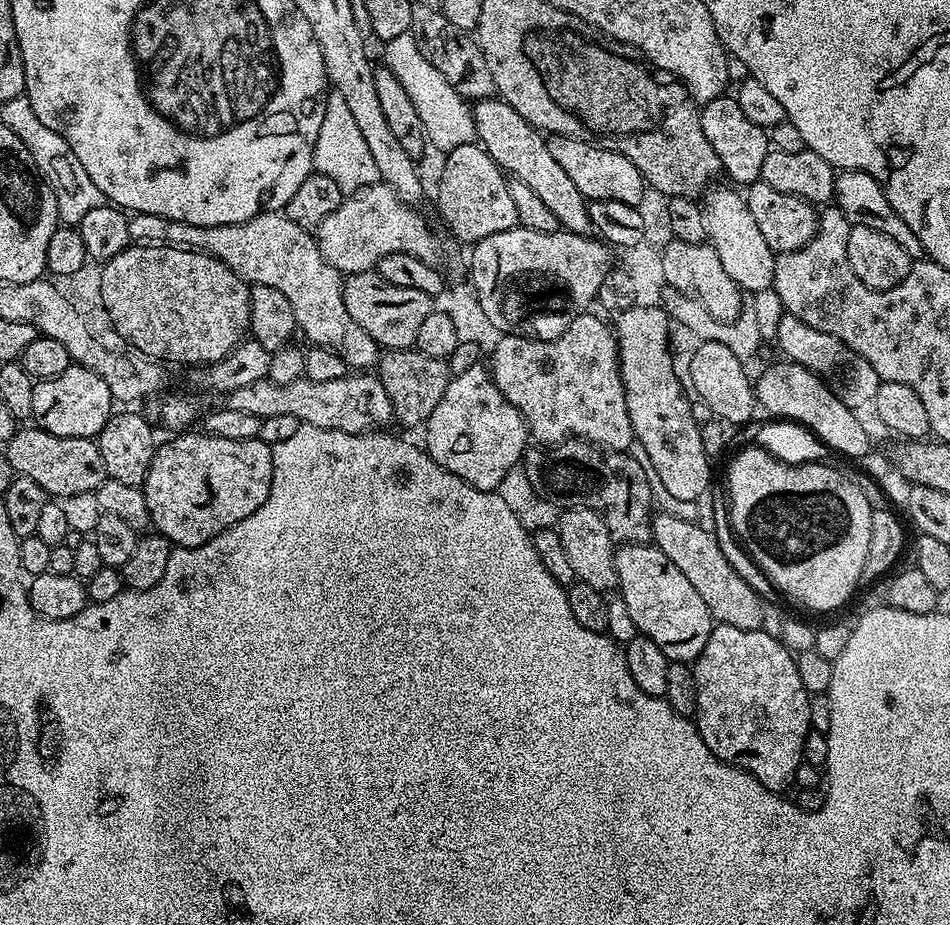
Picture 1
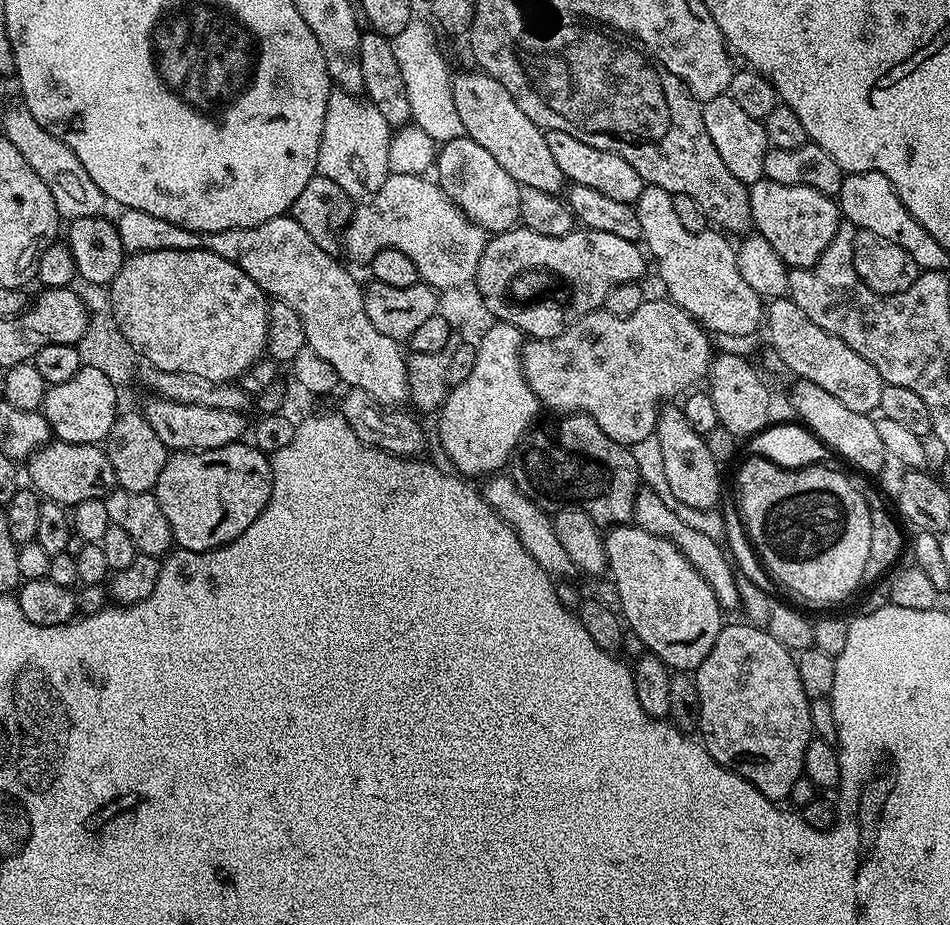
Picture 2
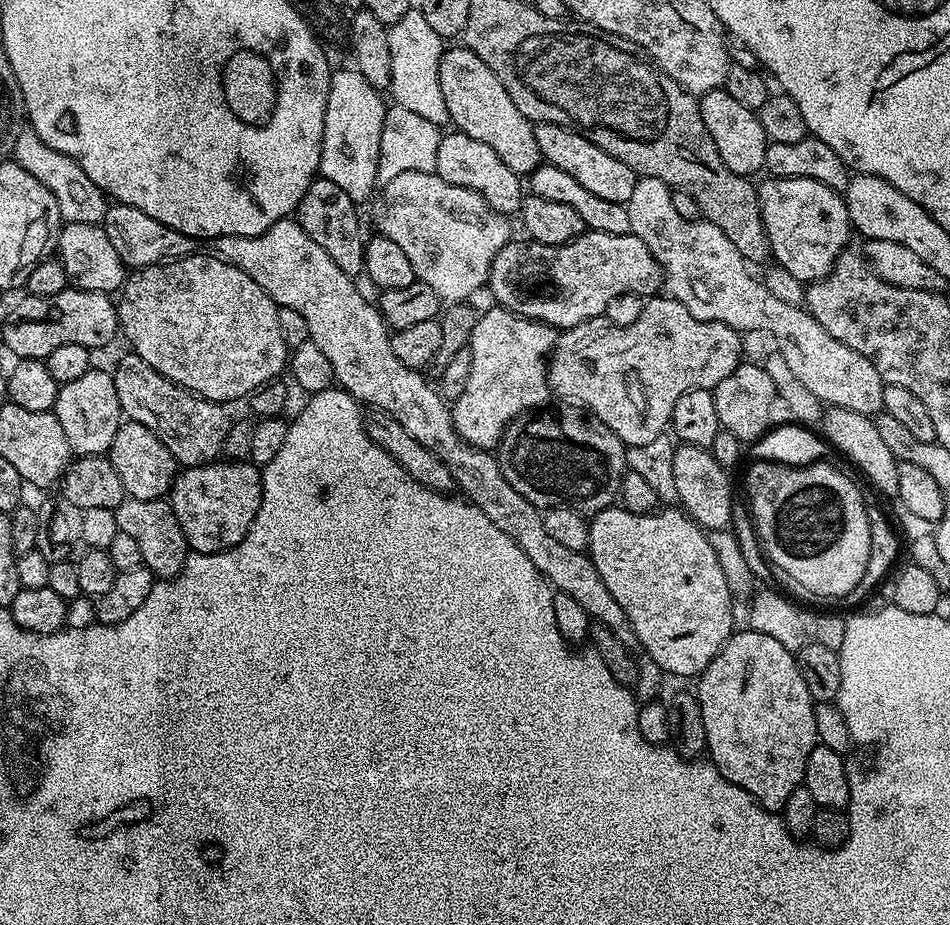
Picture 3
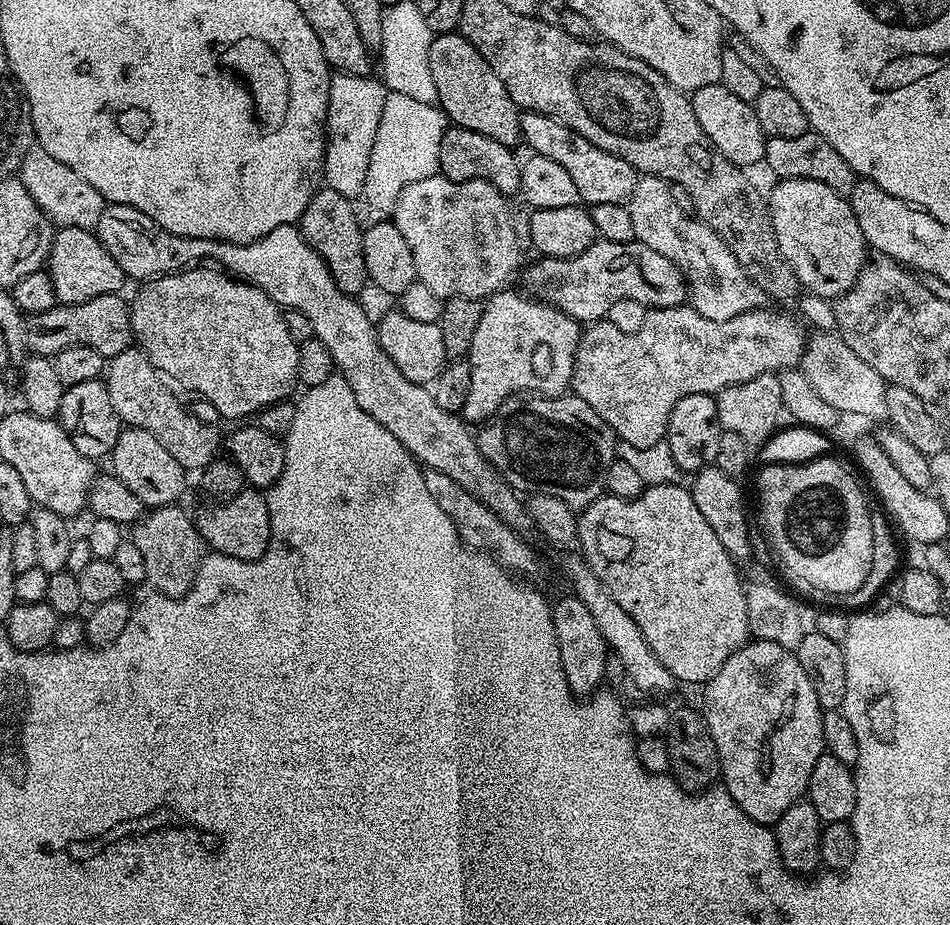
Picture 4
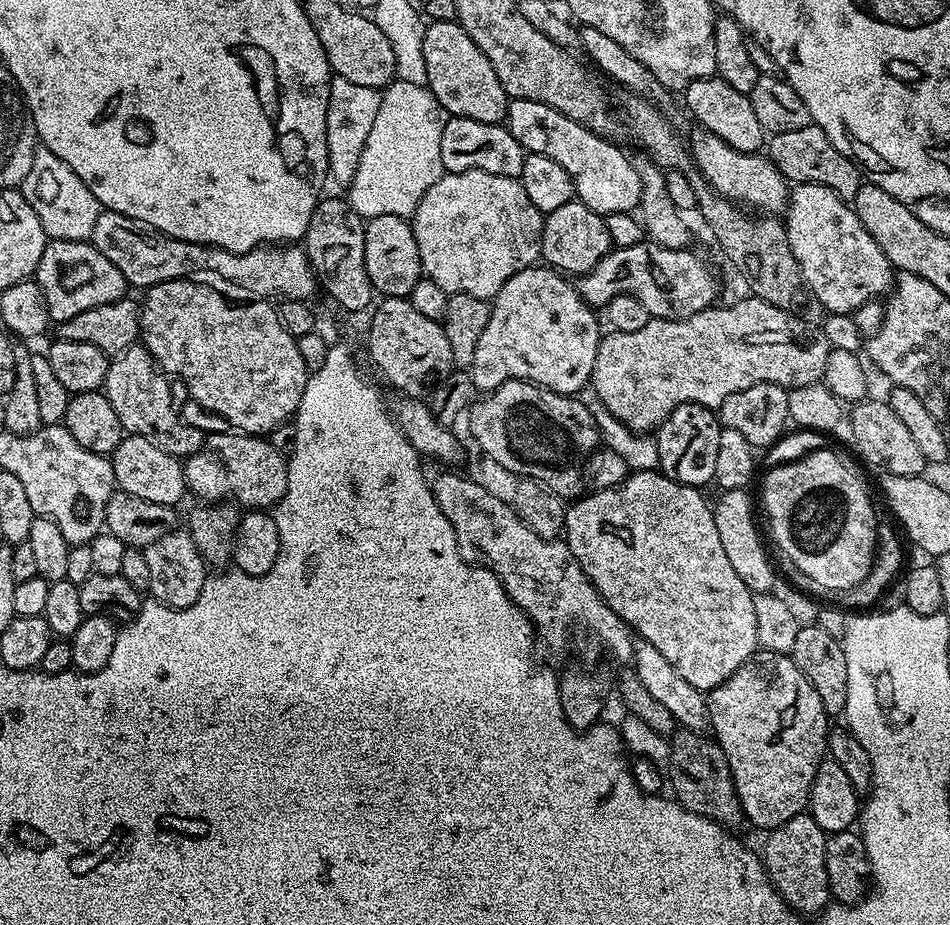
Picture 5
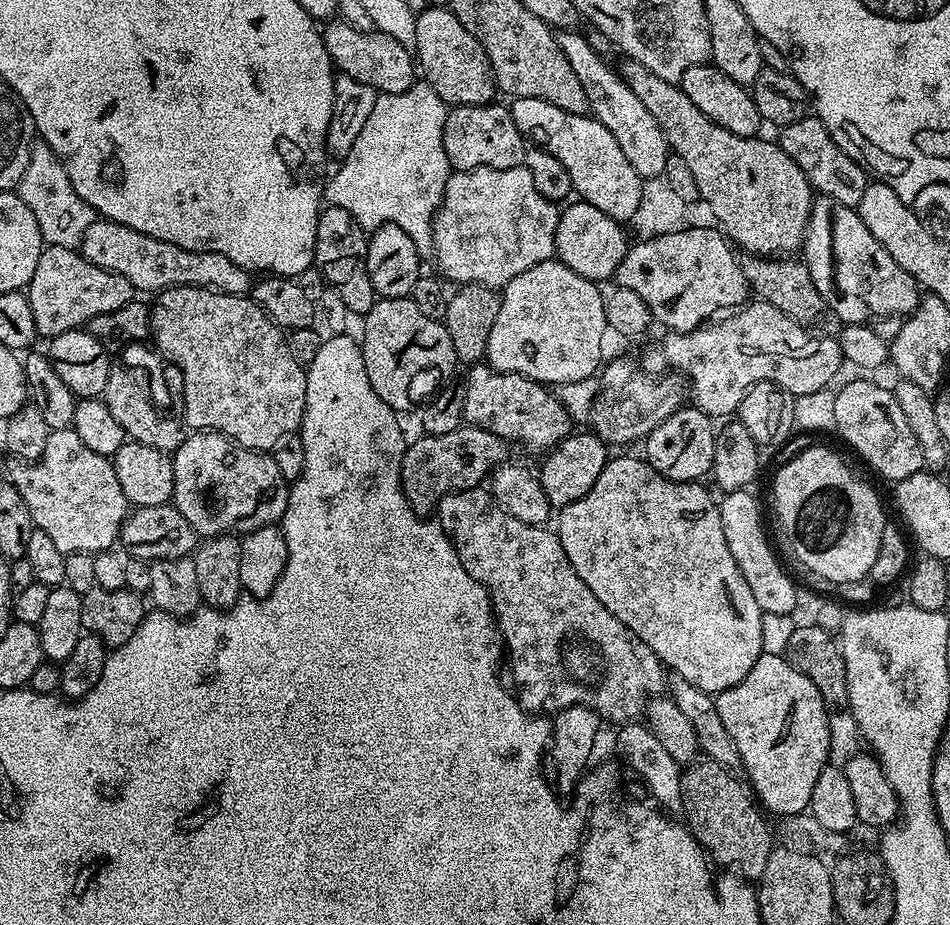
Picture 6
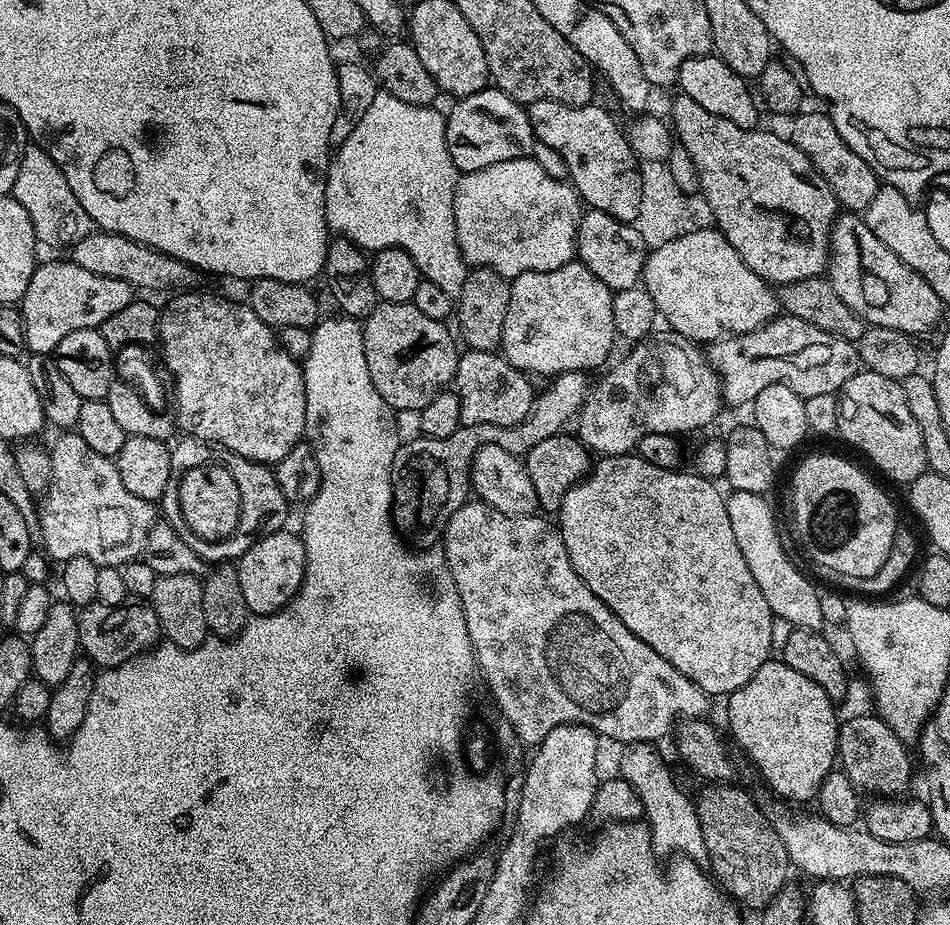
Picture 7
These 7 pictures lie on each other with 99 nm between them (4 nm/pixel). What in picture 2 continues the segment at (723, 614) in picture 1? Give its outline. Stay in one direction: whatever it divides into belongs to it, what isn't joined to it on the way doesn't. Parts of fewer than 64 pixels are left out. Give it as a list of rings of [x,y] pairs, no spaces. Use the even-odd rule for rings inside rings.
[[[645,486],[637,489],[631,523],[650,534],[658,534],[669,540],[674,546],[678,546],[678,550],[687,558],[690,566],[694,566],[694,570],[698,570],[698,574],[702,574],[702,578],[706,578],[706,582],[710,582],[710,590],[714,590],[714,598],[718,598],[721,609],[734,608],[736,610],[740,608],[738,574],[732,570],[731,562],[728,561],[727,556],[720,549],[722,547],[721,543],[709,538],[707,534],[702,534],[701,531],[694,530],[693,527],[686,526],[658,498],[658,495],[654,494],[654,490]]]

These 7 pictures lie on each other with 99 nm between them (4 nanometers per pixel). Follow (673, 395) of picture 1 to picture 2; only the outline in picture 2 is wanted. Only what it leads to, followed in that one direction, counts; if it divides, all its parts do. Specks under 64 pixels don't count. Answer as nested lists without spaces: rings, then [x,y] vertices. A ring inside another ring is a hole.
[[[665,407],[661,411],[656,419],[654,435],[661,443],[666,479],[670,484],[671,493],[678,498],[678,502],[684,502],[692,507],[715,509],[720,500],[722,468],[714,462],[714,458],[710,458],[710,450],[706,446],[704,436],[691,428],[690,422],[679,407]]]

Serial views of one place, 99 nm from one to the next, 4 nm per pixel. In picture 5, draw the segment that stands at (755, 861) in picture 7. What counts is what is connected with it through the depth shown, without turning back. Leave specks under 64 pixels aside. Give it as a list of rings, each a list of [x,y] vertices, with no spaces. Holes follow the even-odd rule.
[[[677,731],[670,740],[666,776],[670,781],[670,792],[672,788],[671,795],[682,807],[689,808],[694,814],[709,816],[725,826],[741,823],[740,799],[730,774],[730,766],[726,762],[726,754],[722,754],[720,745],[711,735]]]

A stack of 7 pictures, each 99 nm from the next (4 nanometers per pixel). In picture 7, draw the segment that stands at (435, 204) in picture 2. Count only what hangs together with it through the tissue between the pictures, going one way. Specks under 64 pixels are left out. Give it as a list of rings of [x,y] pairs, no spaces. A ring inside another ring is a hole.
[[[527,156],[463,173],[453,192],[453,210],[457,246],[464,263],[473,269],[492,268],[511,282],[527,272],[558,270],[558,266],[573,263],[576,256],[576,227],[580,225],[582,201],[571,183],[550,178],[536,160]]]

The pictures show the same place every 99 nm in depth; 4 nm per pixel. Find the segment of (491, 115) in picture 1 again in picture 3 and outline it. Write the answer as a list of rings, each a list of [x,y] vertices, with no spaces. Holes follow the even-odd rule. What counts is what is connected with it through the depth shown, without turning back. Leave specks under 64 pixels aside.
[[[463,46],[449,47],[438,66],[438,86],[442,86],[442,98],[446,98],[449,121],[470,138],[486,142],[510,170],[530,174],[542,163],[532,121],[514,106],[514,98],[510,98],[506,86],[498,82],[498,74],[494,74],[478,54]]]

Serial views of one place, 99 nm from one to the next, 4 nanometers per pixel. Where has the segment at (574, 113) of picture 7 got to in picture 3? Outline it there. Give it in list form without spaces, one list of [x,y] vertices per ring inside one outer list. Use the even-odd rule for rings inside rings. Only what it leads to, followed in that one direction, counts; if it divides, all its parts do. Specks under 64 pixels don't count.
[[[537,124],[534,127],[534,138],[538,138],[538,150],[547,163],[553,164],[558,170],[570,174],[585,190],[598,198],[607,198],[609,202],[627,205],[630,194],[634,194],[637,174],[626,166],[626,162],[618,162],[614,154],[606,154],[594,142],[590,142],[582,134],[572,132],[557,124]]]

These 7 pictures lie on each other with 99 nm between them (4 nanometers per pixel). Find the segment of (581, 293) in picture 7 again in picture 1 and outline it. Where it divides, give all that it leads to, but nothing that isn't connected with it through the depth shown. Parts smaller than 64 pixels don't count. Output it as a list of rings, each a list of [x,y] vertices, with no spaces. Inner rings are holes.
[[[483,363],[449,379],[442,402],[434,406],[434,414],[430,414],[422,432],[423,447],[438,466],[450,470],[450,474],[458,474],[462,482],[487,492],[497,491],[506,474],[523,461],[530,444],[528,425],[522,414],[496,389],[491,371]]]

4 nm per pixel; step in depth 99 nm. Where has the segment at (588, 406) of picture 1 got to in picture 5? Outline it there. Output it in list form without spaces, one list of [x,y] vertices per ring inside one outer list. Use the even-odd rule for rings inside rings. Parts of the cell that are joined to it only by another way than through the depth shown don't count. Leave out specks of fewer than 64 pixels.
[[[755,298],[747,299],[740,300],[737,304],[730,305],[729,308],[713,306],[702,310],[698,314],[694,314],[690,318],[682,318],[681,320],[658,320],[650,318],[646,322],[646,326],[642,326],[642,330],[633,330],[630,334],[609,331],[601,339],[598,346],[598,354],[594,358],[594,370],[592,371],[592,379],[590,381],[591,391],[605,404],[610,414],[616,419],[617,425],[623,426],[629,433],[641,434],[640,432],[650,431],[649,433],[651,433],[653,430],[659,428],[660,424],[667,419],[668,415],[682,403],[700,403],[704,407],[718,410],[722,406],[722,402],[726,402],[726,398],[730,398],[730,394],[738,394],[738,390],[746,390],[746,386],[777,384],[786,390],[791,390],[796,387],[804,387],[807,384],[815,384],[823,381],[828,353],[830,351],[829,342],[824,337],[823,331],[819,327],[804,323],[801,317],[791,312],[783,312],[782,310],[778,310],[778,306],[770,306],[770,302]]]

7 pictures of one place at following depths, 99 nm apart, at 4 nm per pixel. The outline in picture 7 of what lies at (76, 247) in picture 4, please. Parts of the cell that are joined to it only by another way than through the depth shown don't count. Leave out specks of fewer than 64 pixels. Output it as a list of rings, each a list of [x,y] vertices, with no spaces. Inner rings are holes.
[[[71,258],[37,263],[30,286],[26,286],[26,294],[18,305],[24,323],[25,349],[38,356],[55,353],[58,342],[62,342],[70,330],[99,328],[110,314],[118,314],[132,299],[131,284],[102,274],[90,274],[90,270],[82,270]]]

